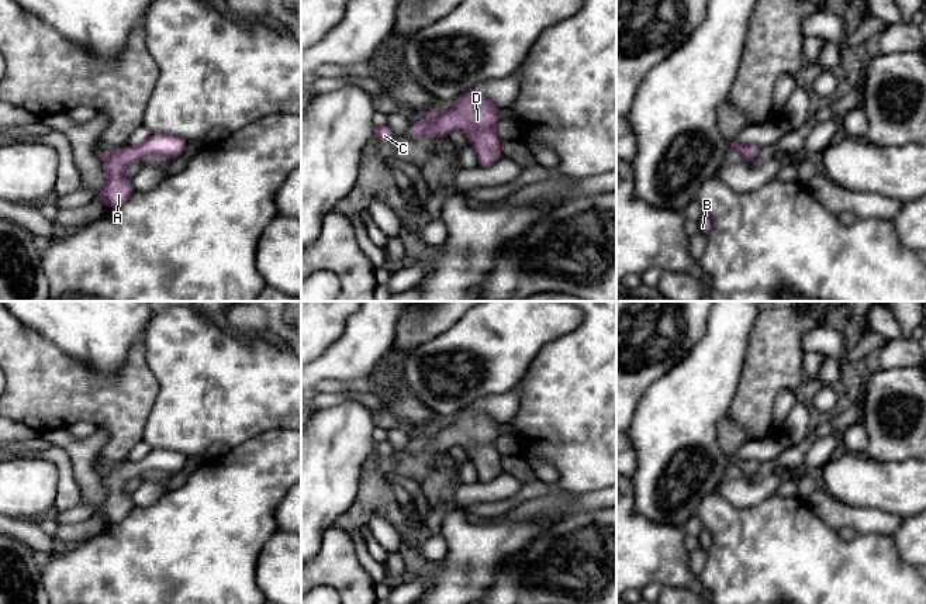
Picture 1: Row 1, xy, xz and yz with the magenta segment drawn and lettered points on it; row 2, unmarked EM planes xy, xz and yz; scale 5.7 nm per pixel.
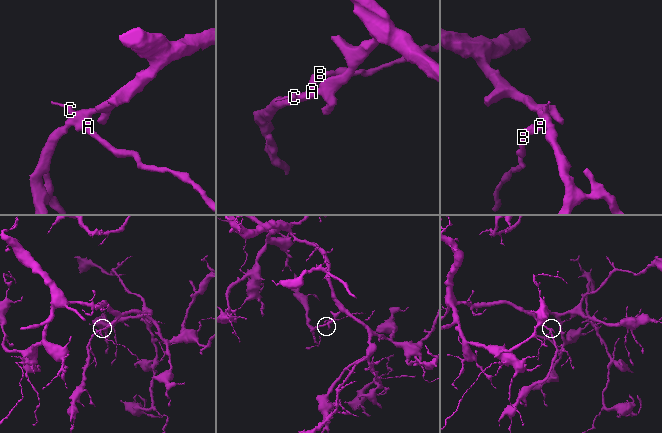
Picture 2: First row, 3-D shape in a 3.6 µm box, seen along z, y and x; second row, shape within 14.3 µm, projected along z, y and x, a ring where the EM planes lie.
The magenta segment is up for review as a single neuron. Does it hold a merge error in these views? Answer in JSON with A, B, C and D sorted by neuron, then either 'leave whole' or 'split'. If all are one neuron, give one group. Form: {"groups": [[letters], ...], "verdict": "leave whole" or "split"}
{"groups": [["A", "B", "C", "D"]], "verdict": "leave whole"}

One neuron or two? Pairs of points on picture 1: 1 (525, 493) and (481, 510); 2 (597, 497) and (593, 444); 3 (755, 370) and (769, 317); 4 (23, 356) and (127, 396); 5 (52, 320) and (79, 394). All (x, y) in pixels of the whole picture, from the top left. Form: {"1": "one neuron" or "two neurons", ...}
{"1": "one neuron", "2": "two neurons", "3": "one neuron", "4": "one neuron", "5": "two neurons"}

